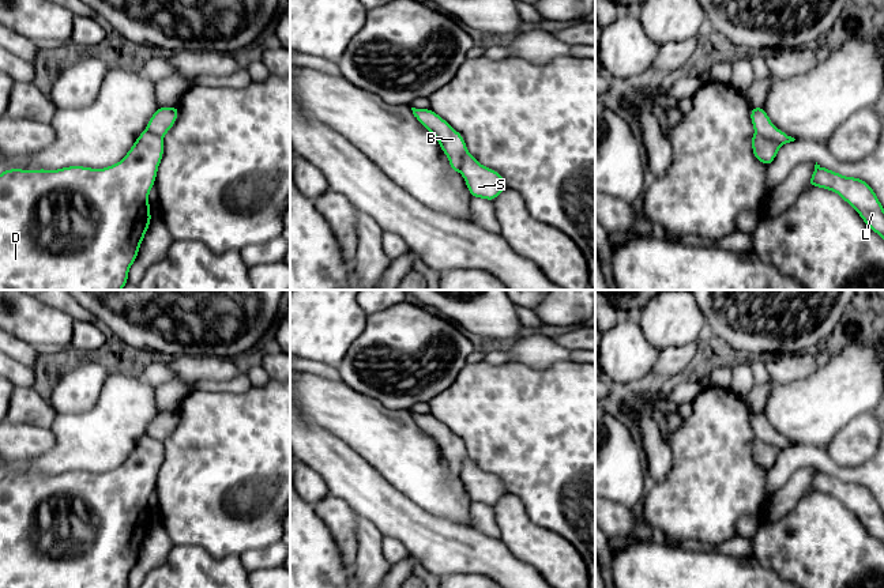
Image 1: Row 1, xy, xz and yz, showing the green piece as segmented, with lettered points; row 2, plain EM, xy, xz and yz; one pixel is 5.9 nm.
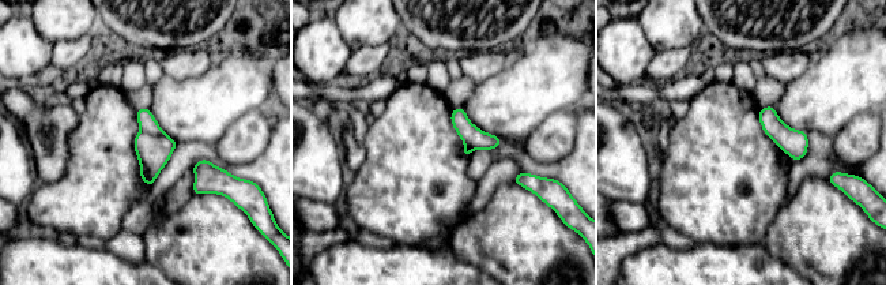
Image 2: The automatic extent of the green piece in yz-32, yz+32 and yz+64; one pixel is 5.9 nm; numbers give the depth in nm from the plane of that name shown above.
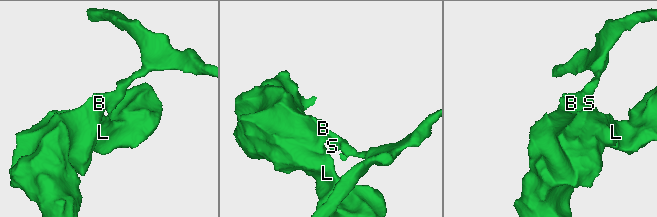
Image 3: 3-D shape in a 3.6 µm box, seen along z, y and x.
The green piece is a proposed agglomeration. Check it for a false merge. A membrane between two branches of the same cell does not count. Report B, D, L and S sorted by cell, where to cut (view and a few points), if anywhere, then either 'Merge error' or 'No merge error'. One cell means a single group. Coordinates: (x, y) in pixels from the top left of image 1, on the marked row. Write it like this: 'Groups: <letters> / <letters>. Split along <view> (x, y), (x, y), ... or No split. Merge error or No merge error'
Groups: B D L / S. Split along yz (756, 132), (782, 144). Merge error

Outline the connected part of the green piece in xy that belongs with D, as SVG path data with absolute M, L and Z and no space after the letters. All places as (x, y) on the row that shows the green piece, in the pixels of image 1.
M144 129L127 155L104 169L0 172L0 290L121 290L151 223L148 193L163 157L163 137Z

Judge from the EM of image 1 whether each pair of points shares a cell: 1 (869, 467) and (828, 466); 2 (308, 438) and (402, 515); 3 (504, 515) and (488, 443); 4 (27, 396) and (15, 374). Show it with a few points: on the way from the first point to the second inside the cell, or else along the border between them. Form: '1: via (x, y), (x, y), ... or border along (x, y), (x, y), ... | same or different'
1: via (860, 472), (838, 471) | same
2: via (331, 458), (379, 502) | same
3: border along (507, 492), (521, 500), (529, 516) | different
4: border along (15, 385), (32, 387) | different

